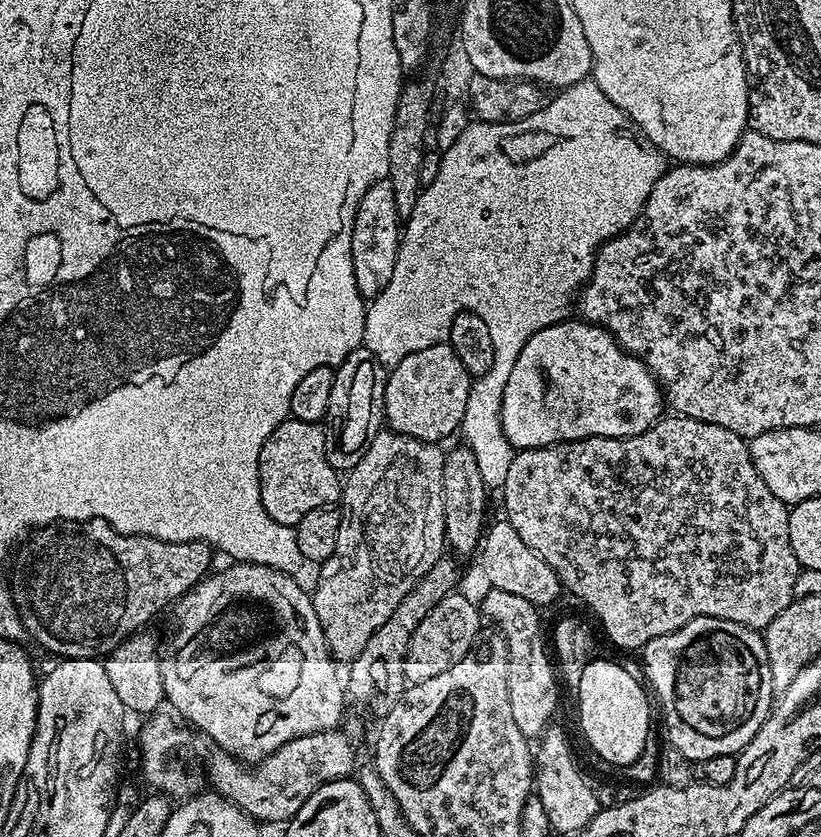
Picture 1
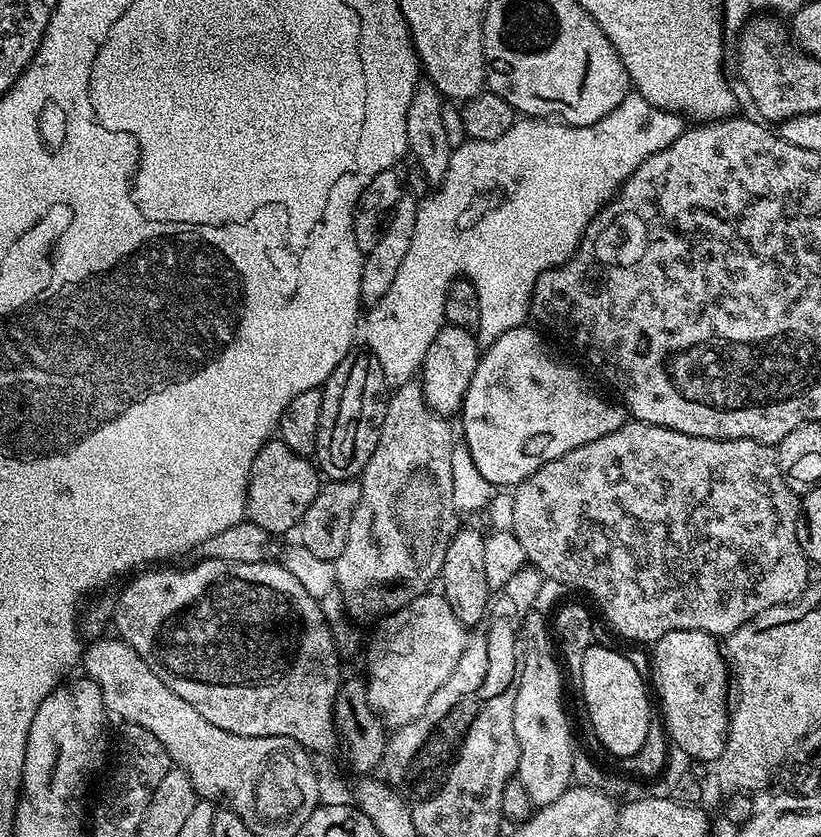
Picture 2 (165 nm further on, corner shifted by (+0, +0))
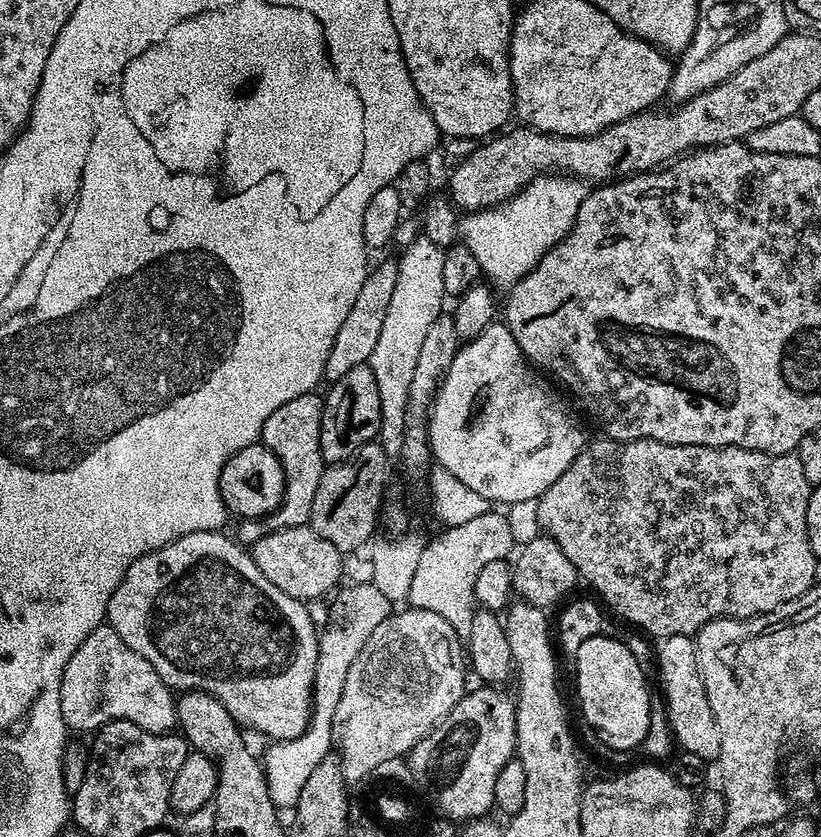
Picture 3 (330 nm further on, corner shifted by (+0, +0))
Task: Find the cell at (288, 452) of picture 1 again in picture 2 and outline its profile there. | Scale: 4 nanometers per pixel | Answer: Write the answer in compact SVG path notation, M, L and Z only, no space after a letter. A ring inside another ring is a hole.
M279 438L270 439L260 447L250 466L247 519L269 534L288 532L291 528L293 531L306 510L310 510L310 502L314 502L321 487L321 473L309 457L294 454Z

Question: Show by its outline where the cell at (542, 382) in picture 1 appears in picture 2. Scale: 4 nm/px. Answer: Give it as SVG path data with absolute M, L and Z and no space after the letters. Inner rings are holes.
M528 327L506 330L502 338L483 349L474 370L474 378L470 378L464 406L458 413L458 420L464 423L462 444L468 448L473 456L474 466L486 478L486 482L495 486L520 484L530 478L534 470L546 466L546 462L562 458L562 454L586 442L594 442L594 438L602 438L618 430L626 422L626 409L623 404L607 404L588 385L587 378L574 365L567 364L560 356L555 356L551 346L539 336L541 333L535 327Z

